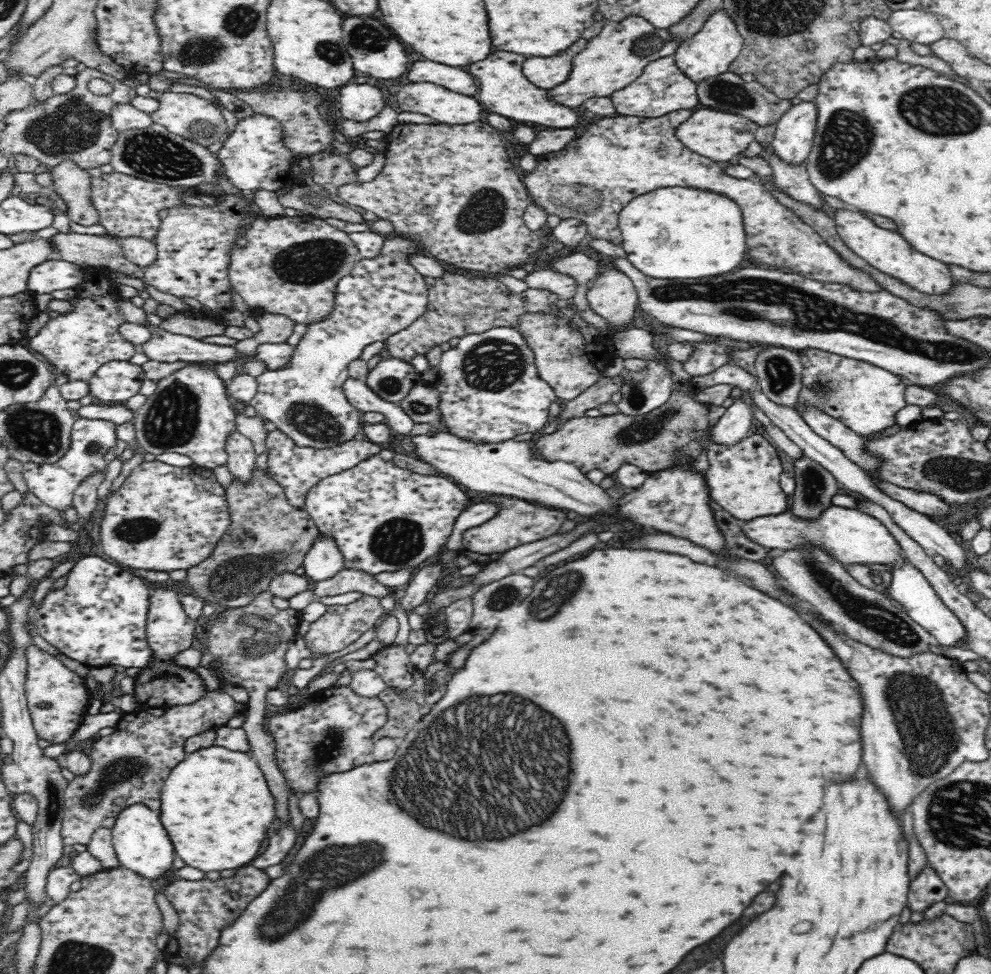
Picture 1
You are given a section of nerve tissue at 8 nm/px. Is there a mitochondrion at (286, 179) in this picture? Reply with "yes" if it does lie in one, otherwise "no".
no

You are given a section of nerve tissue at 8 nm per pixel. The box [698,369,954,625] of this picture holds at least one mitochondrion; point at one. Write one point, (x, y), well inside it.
(814, 486)

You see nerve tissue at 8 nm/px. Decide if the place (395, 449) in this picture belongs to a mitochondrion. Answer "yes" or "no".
no

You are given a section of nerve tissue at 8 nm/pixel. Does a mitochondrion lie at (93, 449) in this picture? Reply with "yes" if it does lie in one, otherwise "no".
yes

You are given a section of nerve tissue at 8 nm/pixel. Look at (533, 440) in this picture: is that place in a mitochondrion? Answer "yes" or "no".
no

